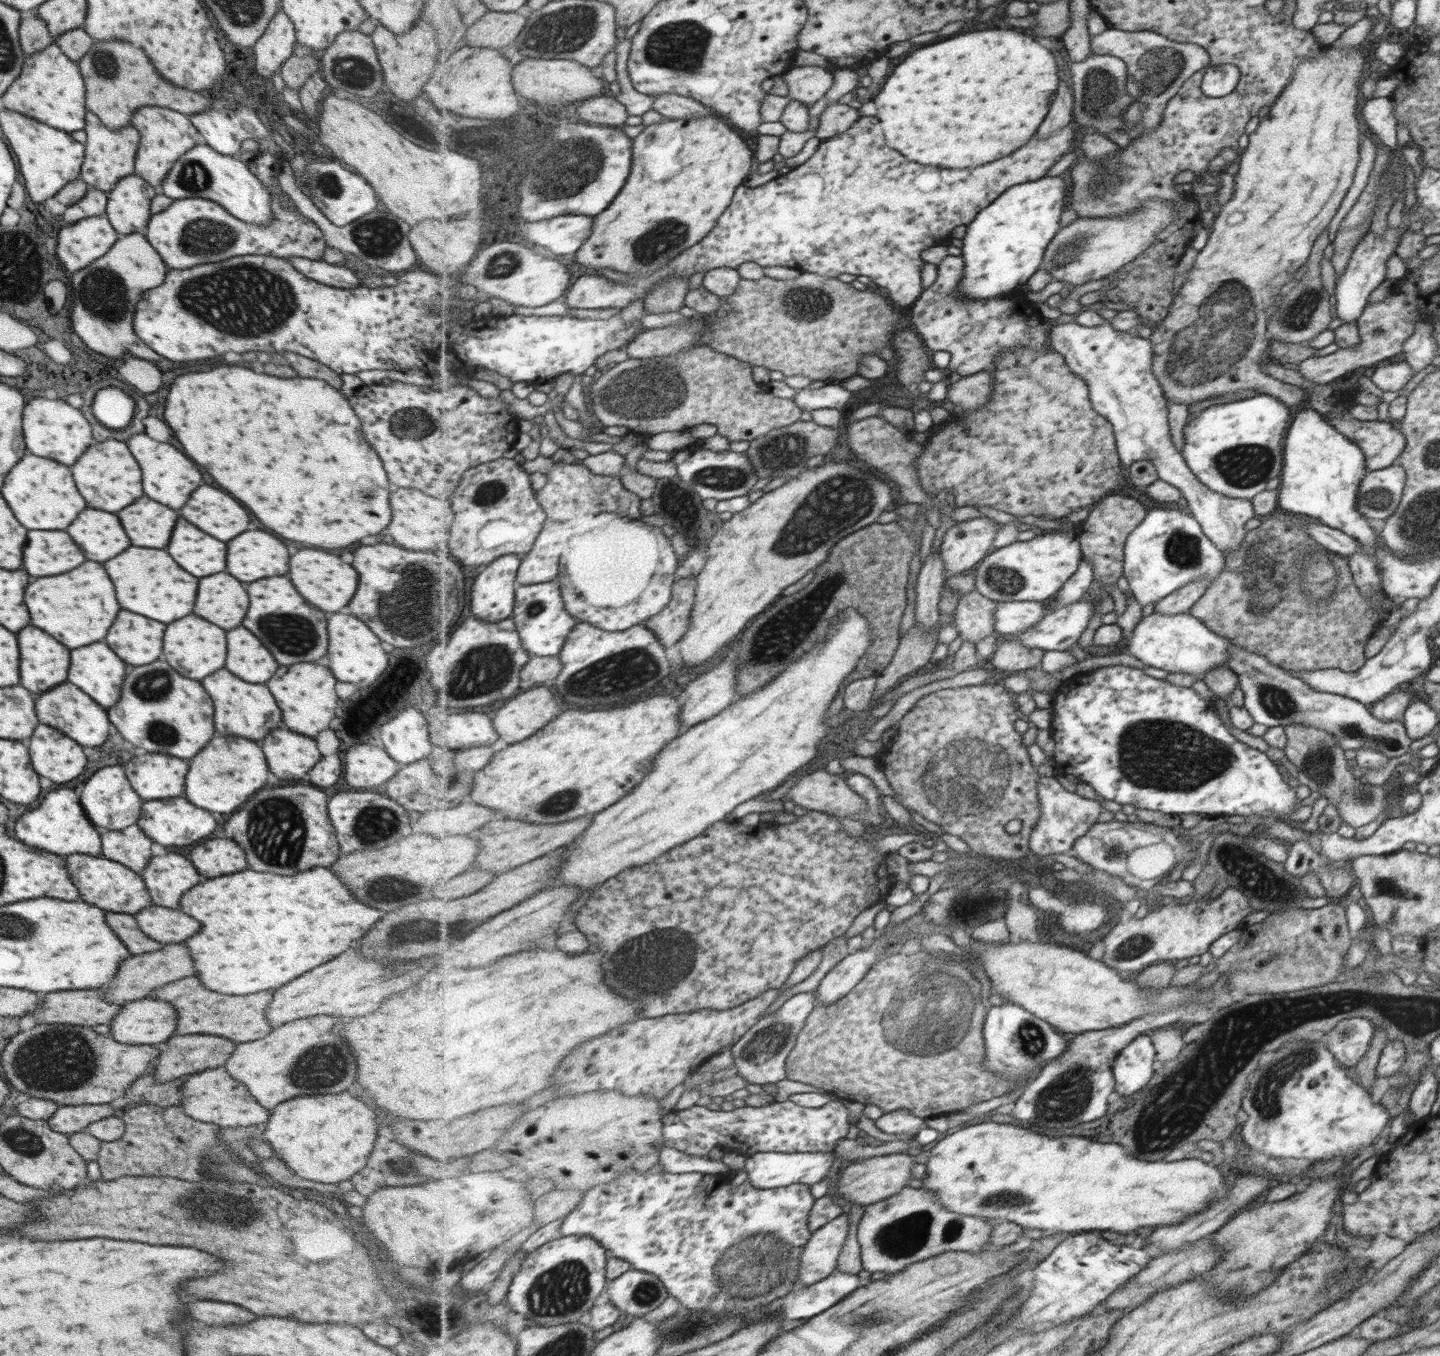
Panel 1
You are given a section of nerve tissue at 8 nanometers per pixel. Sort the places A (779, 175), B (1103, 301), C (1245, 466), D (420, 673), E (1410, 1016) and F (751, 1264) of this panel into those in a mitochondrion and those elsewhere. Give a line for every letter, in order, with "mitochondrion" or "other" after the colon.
A: other
B: other
C: mitochondrion
D: other
E: mitochondrion
F: mitochondrion

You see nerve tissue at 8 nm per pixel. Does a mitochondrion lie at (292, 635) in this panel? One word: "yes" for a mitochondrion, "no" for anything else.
yes

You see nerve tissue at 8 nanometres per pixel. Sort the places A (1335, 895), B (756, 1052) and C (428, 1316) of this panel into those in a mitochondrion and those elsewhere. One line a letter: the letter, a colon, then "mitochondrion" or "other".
A: other
B: mitochondrion
C: other

